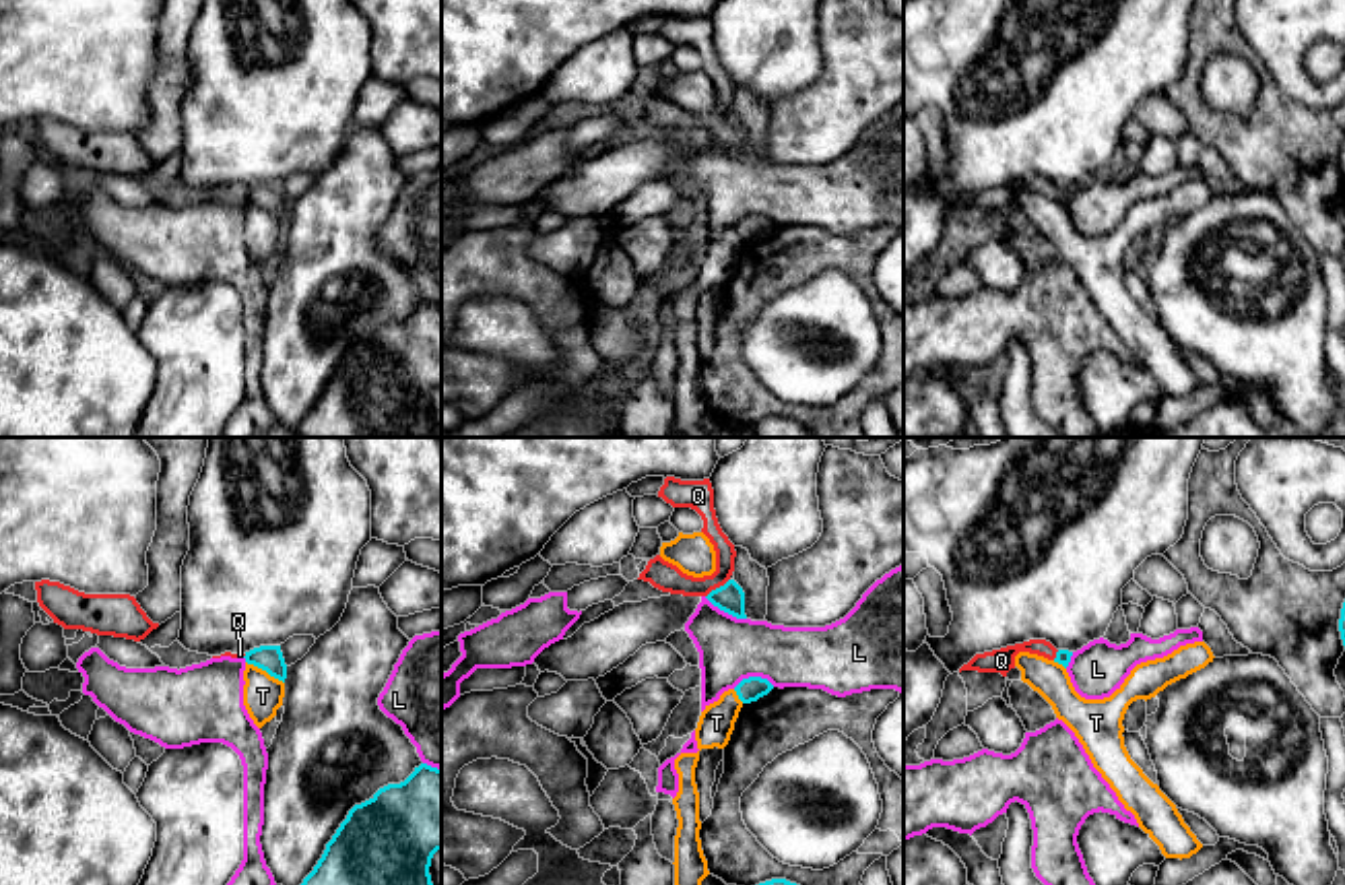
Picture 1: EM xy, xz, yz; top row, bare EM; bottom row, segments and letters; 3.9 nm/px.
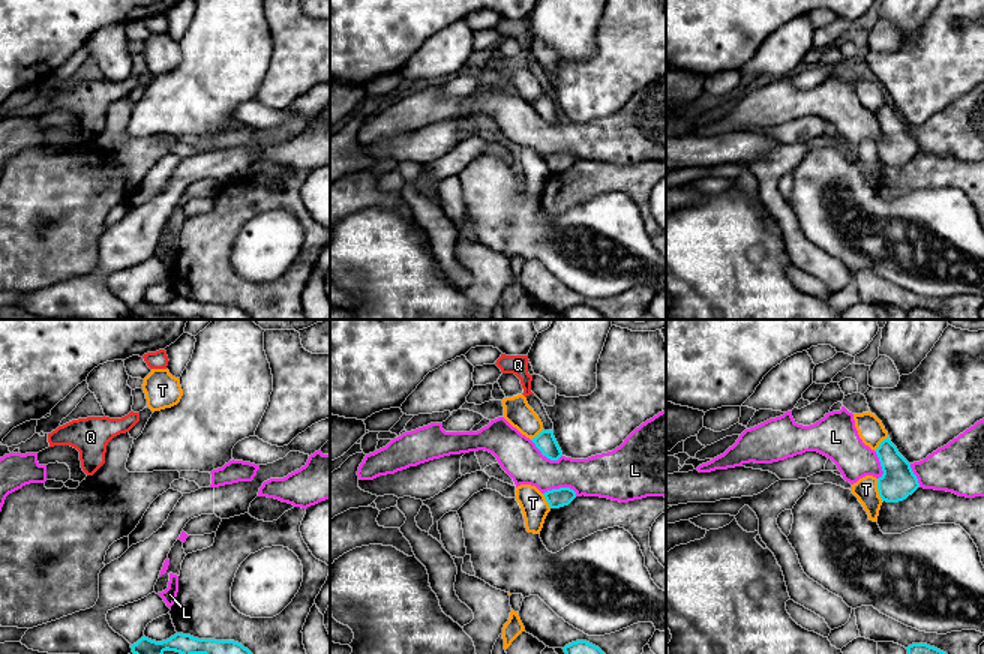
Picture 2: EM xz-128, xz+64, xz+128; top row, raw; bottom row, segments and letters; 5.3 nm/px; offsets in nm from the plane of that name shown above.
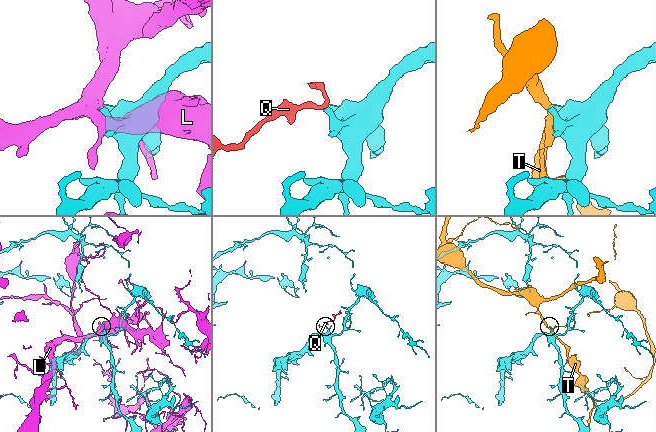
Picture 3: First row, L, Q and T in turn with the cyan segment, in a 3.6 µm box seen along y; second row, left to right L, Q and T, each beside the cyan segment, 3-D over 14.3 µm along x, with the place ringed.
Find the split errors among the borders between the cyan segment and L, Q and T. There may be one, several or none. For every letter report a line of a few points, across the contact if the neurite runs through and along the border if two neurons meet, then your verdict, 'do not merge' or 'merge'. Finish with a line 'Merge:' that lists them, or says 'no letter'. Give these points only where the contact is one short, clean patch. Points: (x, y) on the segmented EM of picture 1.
L: do not merge
Q: line xz (731, 599), (716, 588), (687, 586), (665, 576); merge
T: do not merge
Merge: Q

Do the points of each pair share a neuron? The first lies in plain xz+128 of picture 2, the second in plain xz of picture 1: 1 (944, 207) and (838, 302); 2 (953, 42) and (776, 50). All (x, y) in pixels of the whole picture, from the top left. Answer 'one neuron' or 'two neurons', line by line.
1: one neuron
2: two neurons

